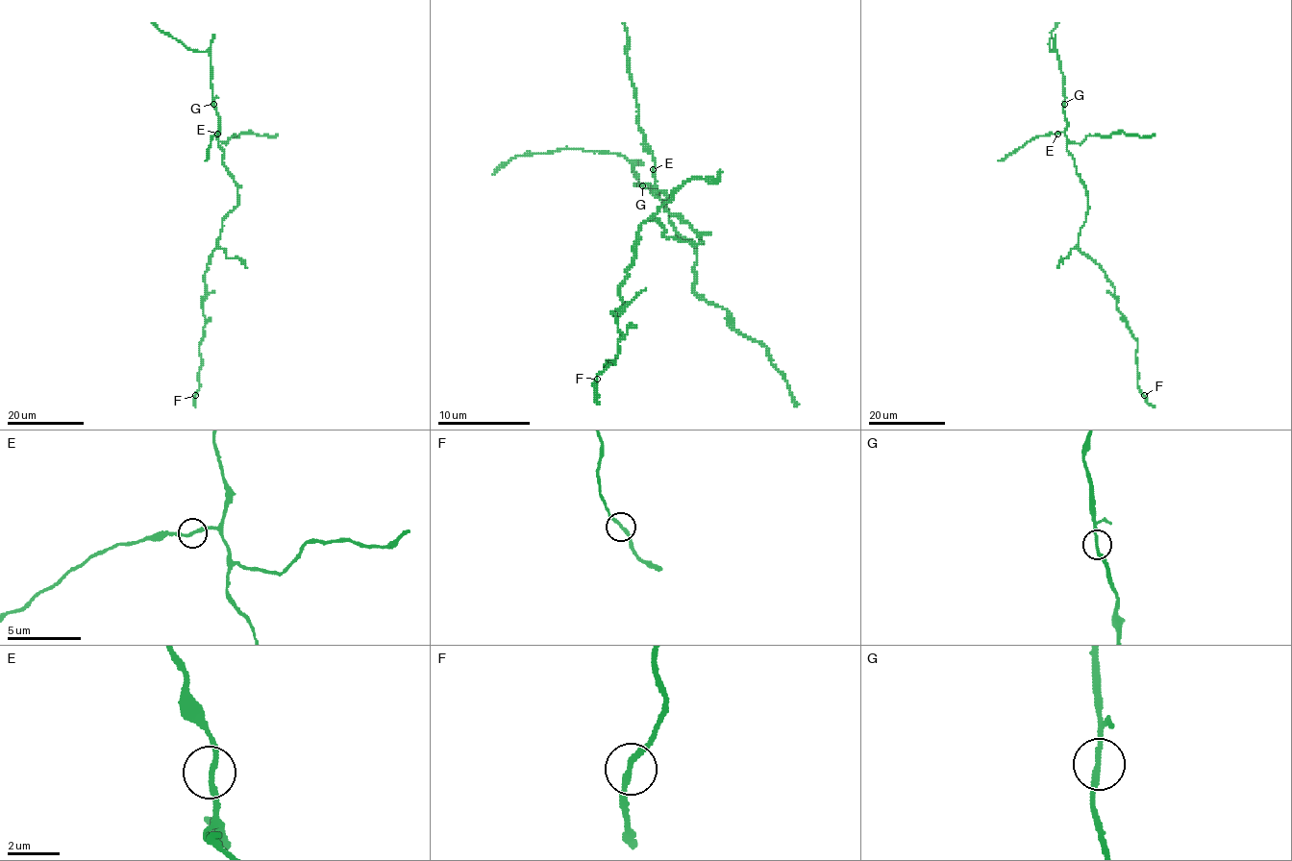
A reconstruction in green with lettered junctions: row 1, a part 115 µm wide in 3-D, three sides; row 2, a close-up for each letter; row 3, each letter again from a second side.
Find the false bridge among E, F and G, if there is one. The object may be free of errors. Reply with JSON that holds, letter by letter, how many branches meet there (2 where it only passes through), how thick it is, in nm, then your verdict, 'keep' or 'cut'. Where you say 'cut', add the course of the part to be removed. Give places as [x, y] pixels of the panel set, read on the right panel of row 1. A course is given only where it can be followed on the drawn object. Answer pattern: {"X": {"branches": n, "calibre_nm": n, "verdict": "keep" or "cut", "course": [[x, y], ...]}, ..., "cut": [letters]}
{"E": {"branches": 2, "calibre_nm": 200, "verdict": "keep"}, "F": {"branches": 2, "calibre_nm": 200, "verdict": "keep"}, "G": {"branches": 2, "calibre_nm": 200, "verdict": "keep"}, "cut": []}

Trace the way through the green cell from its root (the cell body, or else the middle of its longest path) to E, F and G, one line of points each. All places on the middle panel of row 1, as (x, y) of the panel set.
E: (694, 244), (702, 241), (694, 230), (681, 216), (664, 209), (666, 197), (659, 190), (653, 193), (653, 169)
F: (694, 244), (664, 236), (655, 218), (641, 225), (620, 285), (625, 308), (613, 313), (617, 356), (597, 379)
G: (694, 244), (702, 241), (694, 230), (664, 209), (666, 197), (659, 190), (653, 193), (650, 184), (643, 185)

